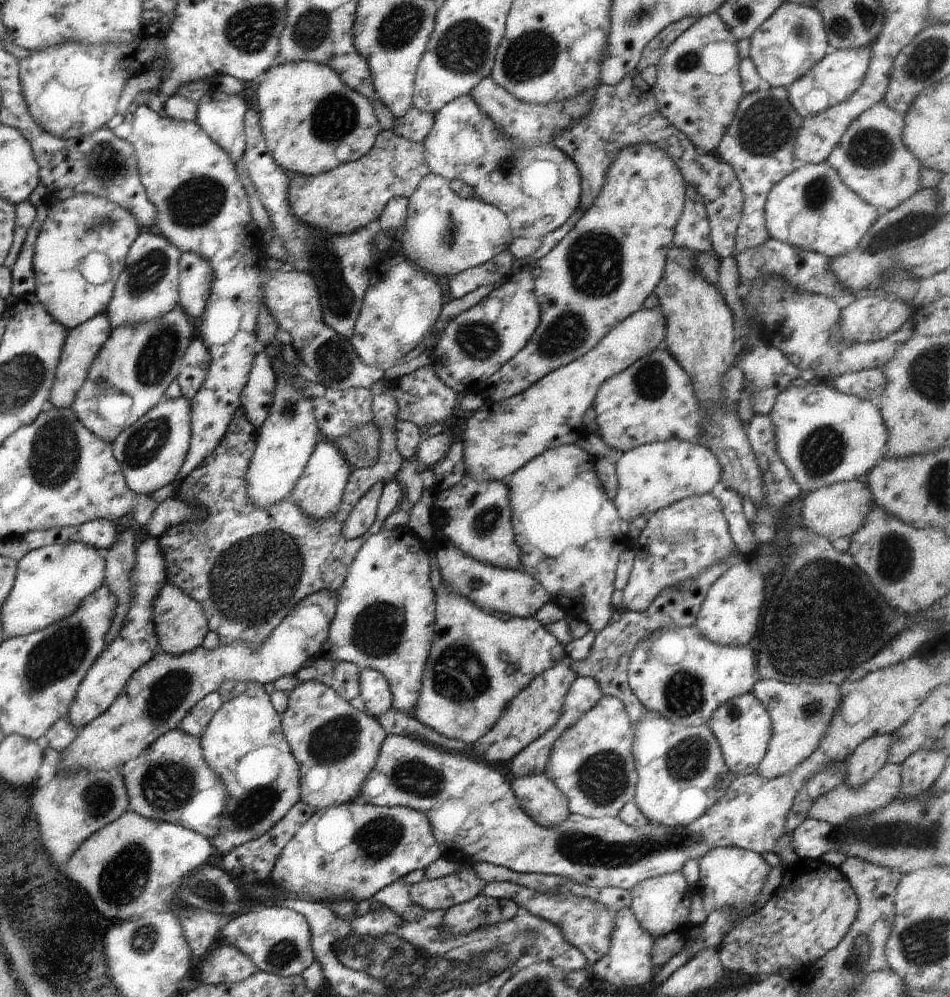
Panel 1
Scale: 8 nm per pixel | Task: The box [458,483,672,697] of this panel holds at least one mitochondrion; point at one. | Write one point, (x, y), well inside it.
(486, 520)

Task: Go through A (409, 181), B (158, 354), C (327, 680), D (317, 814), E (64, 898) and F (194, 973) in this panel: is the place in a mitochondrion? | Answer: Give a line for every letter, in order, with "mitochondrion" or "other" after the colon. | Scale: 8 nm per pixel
A: other
B: mitochondrion
C: other
D: other
E: other
F: other

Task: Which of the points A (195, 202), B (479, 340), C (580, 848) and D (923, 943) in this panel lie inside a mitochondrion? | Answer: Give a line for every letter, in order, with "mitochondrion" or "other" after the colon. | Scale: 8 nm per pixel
A: mitochondrion
B: mitochondrion
C: mitochondrion
D: mitochondrion

